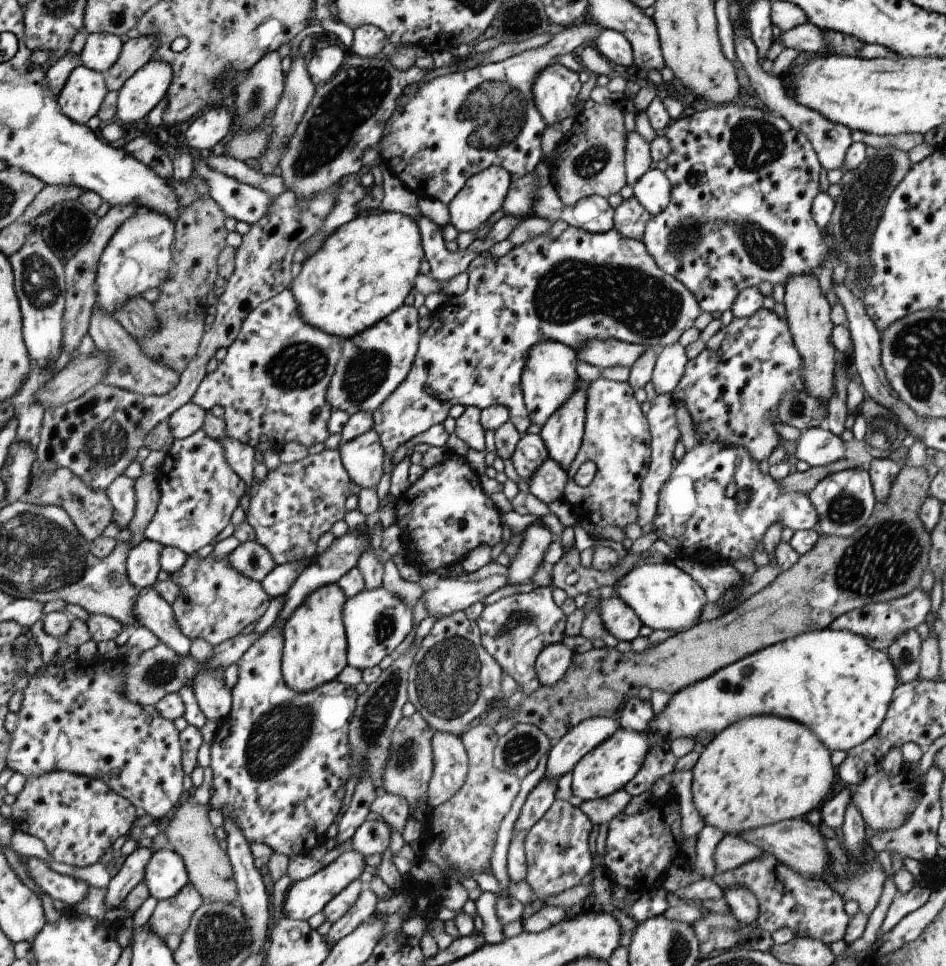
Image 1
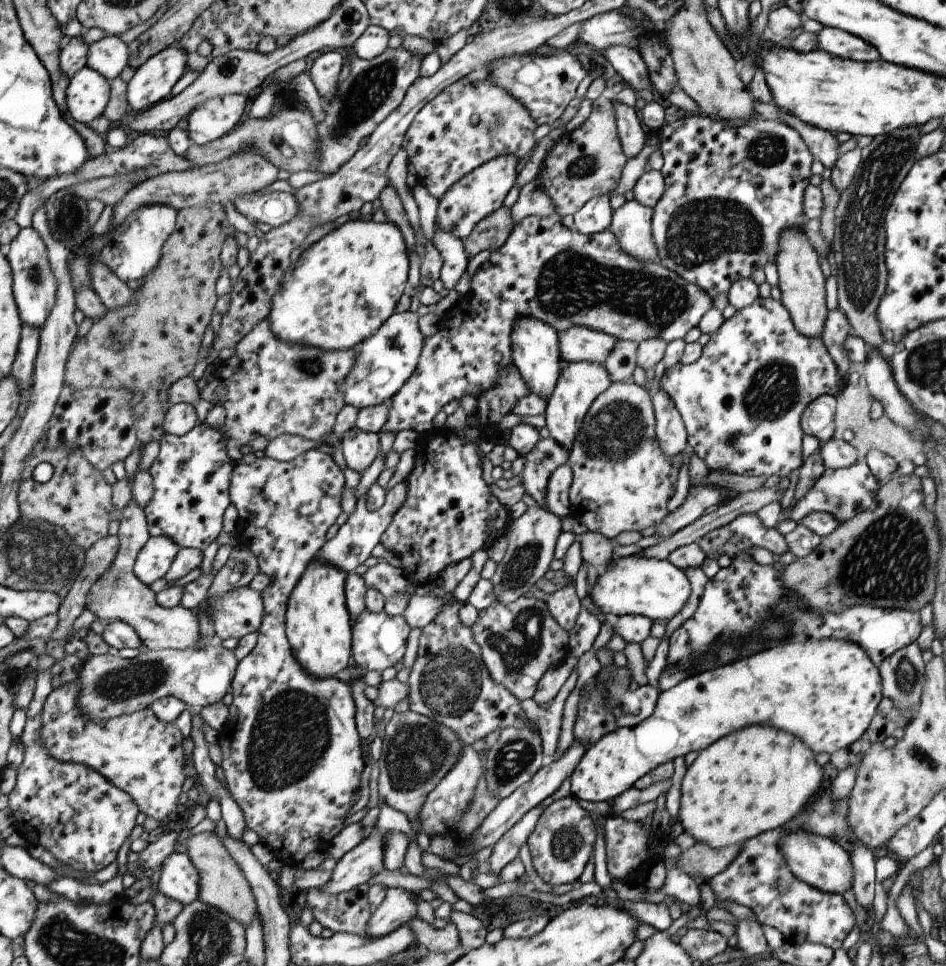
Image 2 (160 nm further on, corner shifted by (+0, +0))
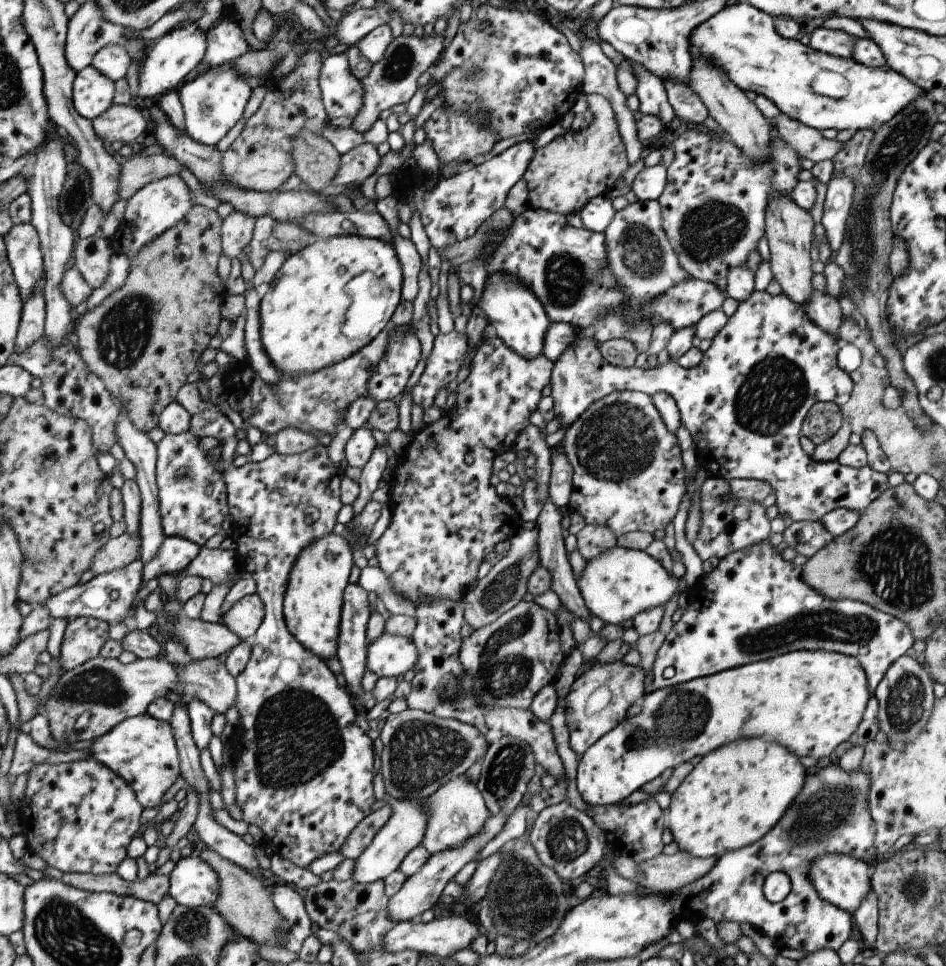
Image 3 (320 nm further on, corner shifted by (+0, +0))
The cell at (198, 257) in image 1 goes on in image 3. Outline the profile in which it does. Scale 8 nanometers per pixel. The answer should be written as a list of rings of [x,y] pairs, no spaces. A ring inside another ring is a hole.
[[[193,204],[177,224],[138,250],[130,260],[127,276],[119,288],[93,309],[78,316],[79,323],[72,339],[83,362],[102,380],[109,394],[119,400],[133,426],[144,433],[158,426],[159,413],[175,400],[177,391],[195,369],[199,355],[208,347],[222,318],[219,306],[226,293],[216,267],[222,252],[221,223],[215,210]]]

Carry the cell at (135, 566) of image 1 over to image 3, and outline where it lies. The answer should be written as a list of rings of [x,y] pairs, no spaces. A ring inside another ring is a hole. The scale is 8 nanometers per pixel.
[[[165,537],[155,556],[142,565],[142,580],[156,578],[159,573],[181,573],[197,556],[201,547],[181,537]]]

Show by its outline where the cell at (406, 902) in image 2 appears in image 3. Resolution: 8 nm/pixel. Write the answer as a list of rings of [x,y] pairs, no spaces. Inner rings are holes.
[[[490,814],[490,817],[485,821],[482,832],[466,841],[462,847],[447,849],[430,855],[425,864],[415,874],[406,878],[401,888],[393,896],[388,897],[388,917],[395,922],[410,921],[413,917],[418,918],[424,910],[431,909],[433,904],[438,903],[437,898],[439,898],[445,884],[452,880],[455,873],[469,860],[475,860],[477,852],[501,831],[506,818],[502,815]]]

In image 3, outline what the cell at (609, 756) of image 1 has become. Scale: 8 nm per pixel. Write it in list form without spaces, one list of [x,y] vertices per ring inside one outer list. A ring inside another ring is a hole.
[[[822,650],[793,651],[678,685],[654,688],[642,696],[638,713],[625,716],[581,755],[574,783],[587,805],[616,805],[664,770],[747,736],[767,738],[767,742],[781,744],[795,756],[825,758],[854,733],[870,696],[864,670],[854,658]]]

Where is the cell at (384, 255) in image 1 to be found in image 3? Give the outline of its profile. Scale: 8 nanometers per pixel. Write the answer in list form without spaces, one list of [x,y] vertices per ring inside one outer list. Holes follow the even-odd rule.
[[[339,235],[299,248],[290,255],[275,272],[267,284],[268,289],[260,294],[258,307],[258,323],[260,342],[263,352],[270,364],[278,373],[290,377],[308,375],[329,365],[338,363],[363,348],[378,336],[390,324],[391,314],[395,306],[401,302],[402,268],[391,243],[379,239],[368,239],[357,235]],[[351,278],[363,278],[363,332],[353,328],[353,332],[345,334],[345,314],[351,306],[351,296],[345,292],[345,284]]]

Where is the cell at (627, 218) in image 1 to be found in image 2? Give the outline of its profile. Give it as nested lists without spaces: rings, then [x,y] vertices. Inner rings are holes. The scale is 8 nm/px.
[[[632,199],[612,211],[608,226],[619,248],[641,263],[659,262],[650,233],[651,219],[652,209]]]

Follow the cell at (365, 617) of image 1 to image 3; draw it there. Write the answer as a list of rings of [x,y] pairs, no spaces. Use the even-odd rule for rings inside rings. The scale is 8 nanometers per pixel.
[[[385,632],[366,647],[366,666],[376,677],[403,676],[407,670],[413,670],[417,657],[415,645],[410,637],[400,637]]]

